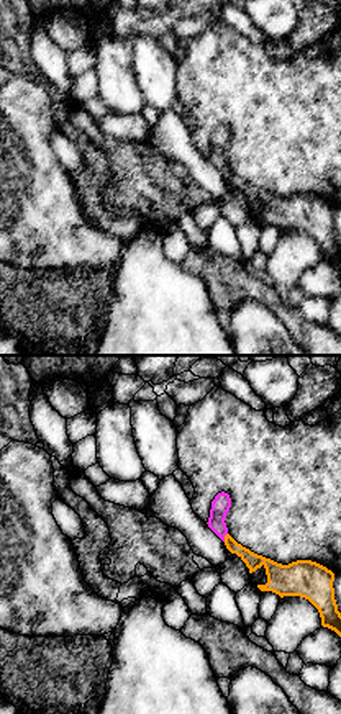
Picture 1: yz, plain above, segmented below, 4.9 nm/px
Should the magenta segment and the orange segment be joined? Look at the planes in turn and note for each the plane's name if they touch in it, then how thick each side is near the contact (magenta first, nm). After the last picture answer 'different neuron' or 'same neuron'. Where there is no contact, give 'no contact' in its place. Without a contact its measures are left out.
meets magenta in yz; 90 nm thick on the magenta side, 80 nm on the other

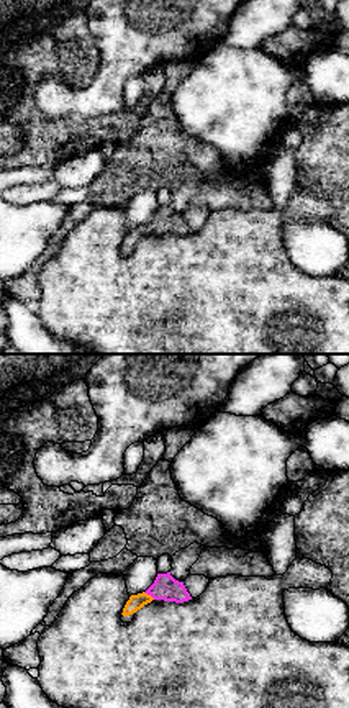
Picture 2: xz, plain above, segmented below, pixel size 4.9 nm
meets magenta in xz; 120 nm thick on the magenta side, 80 nm on the other

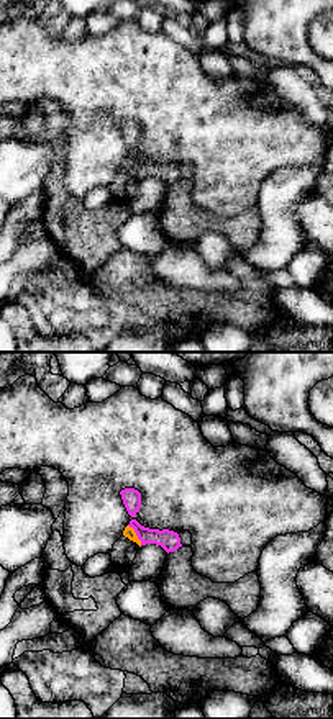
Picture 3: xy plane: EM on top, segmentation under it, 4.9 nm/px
meets magenta in xy; 100 nm thick on the magenta side, 50 nm on the other

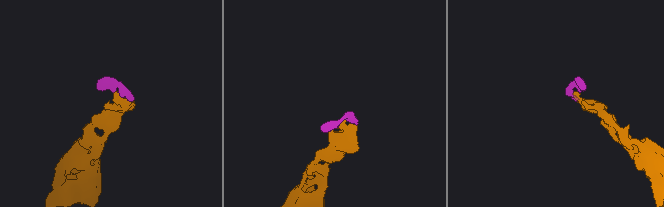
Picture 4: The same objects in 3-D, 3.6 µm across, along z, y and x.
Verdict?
same neuron

